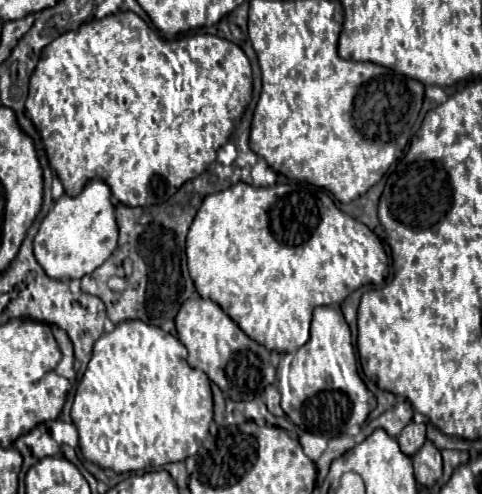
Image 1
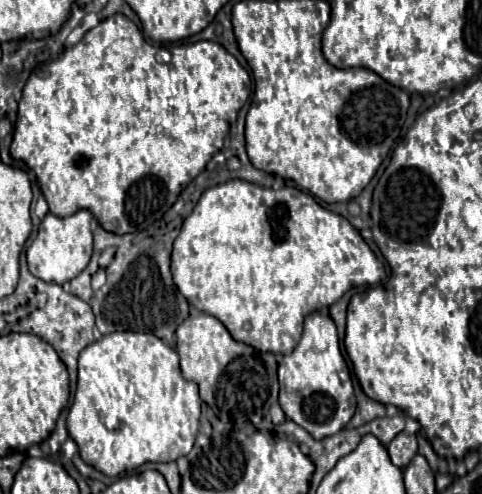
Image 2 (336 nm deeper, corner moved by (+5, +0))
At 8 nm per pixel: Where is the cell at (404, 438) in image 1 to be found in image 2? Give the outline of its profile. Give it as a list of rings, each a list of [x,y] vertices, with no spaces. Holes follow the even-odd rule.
[[[401,431],[393,441],[391,445],[387,447],[389,455],[391,455],[391,461],[397,465],[397,467],[407,467],[409,461],[413,459],[413,455],[417,453],[417,439],[415,435],[409,435],[405,431]]]

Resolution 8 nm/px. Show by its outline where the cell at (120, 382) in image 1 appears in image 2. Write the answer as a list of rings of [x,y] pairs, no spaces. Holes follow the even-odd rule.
[[[135,331],[107,333],[103,339],[81,351],[79,379],[75,399],[67,415],[67,431],[77,443],[81,459],[103,475],[115,477],[149,461],[169,463],[187,455],[199,431],[199,413],[201,397],[197,385],[183,379],[177,351],[163,343],[159,337]]]

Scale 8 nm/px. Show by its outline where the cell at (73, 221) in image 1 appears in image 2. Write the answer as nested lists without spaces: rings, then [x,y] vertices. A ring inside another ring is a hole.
[[[81,209],[69,217],[59,217],[59,215],[47,213],[39,225],[39,233],[37,233],[35,241],[27,249],[29,271],[43,281],[55,281],[59,285],[75,279],[87,267],[91,253],[93,253],[91,219],[93,219],[93,215],[87,209]]]

